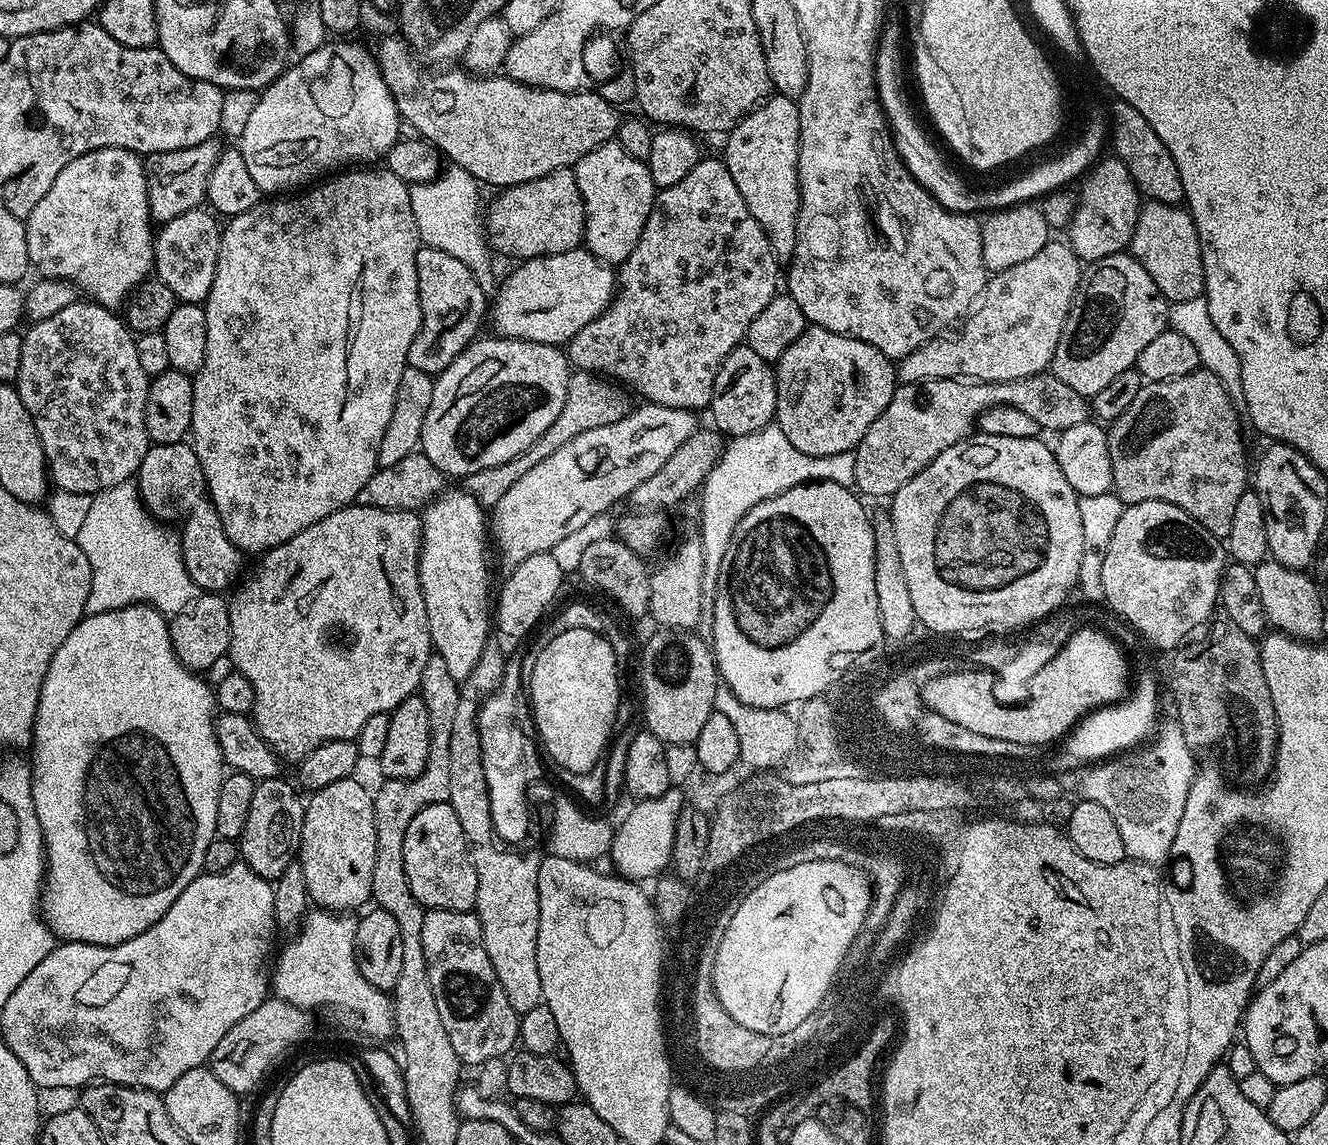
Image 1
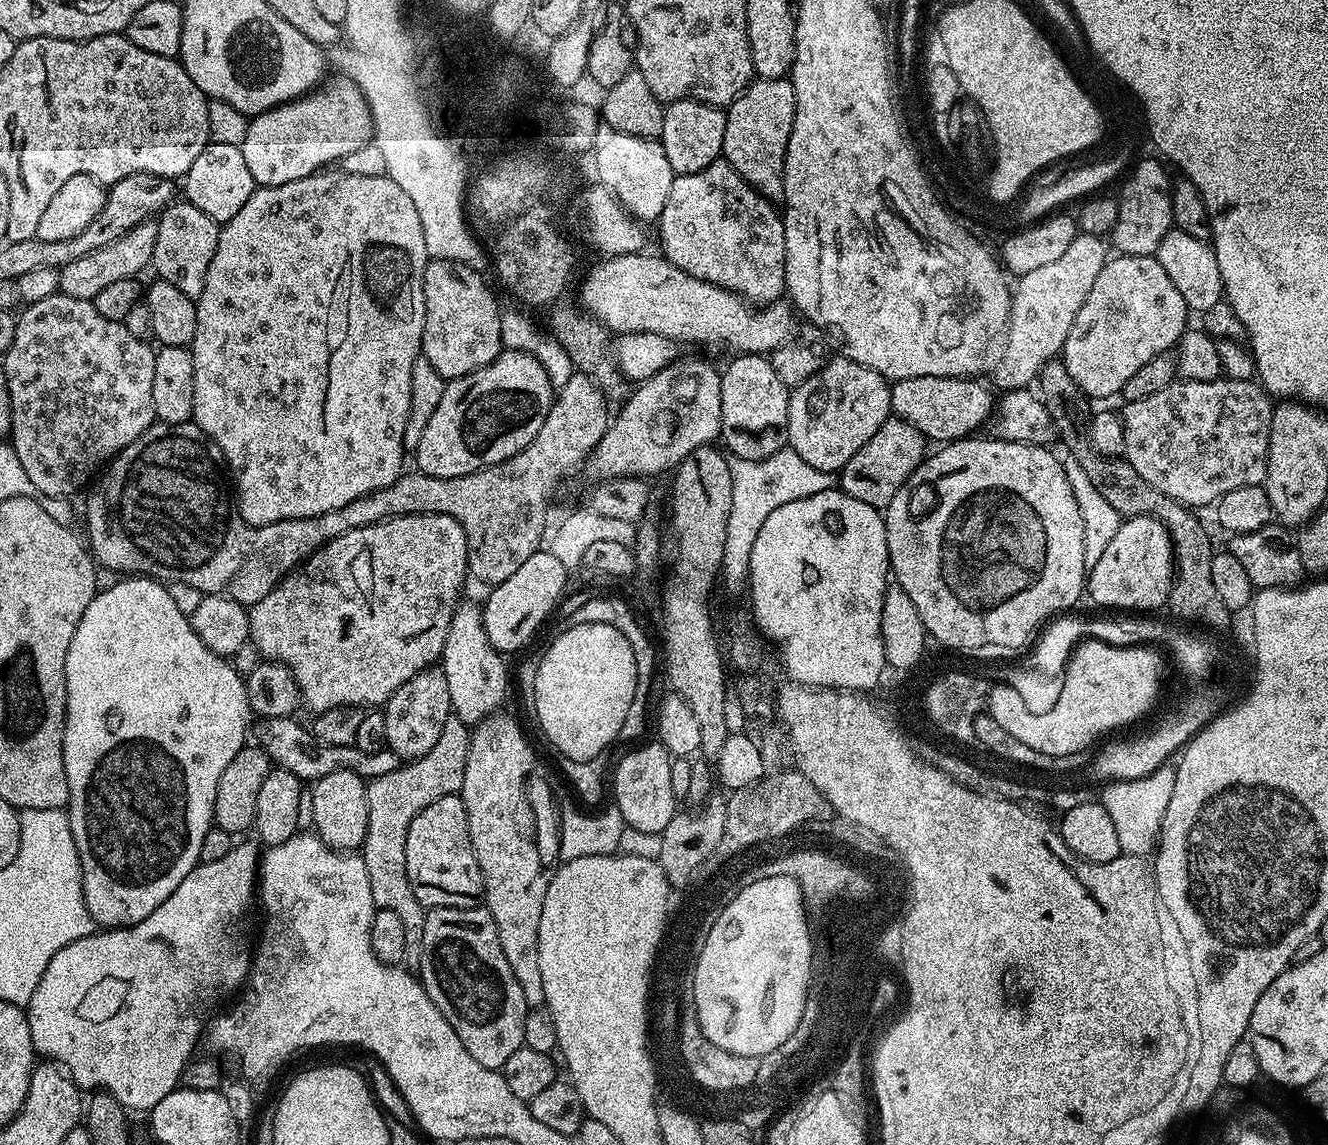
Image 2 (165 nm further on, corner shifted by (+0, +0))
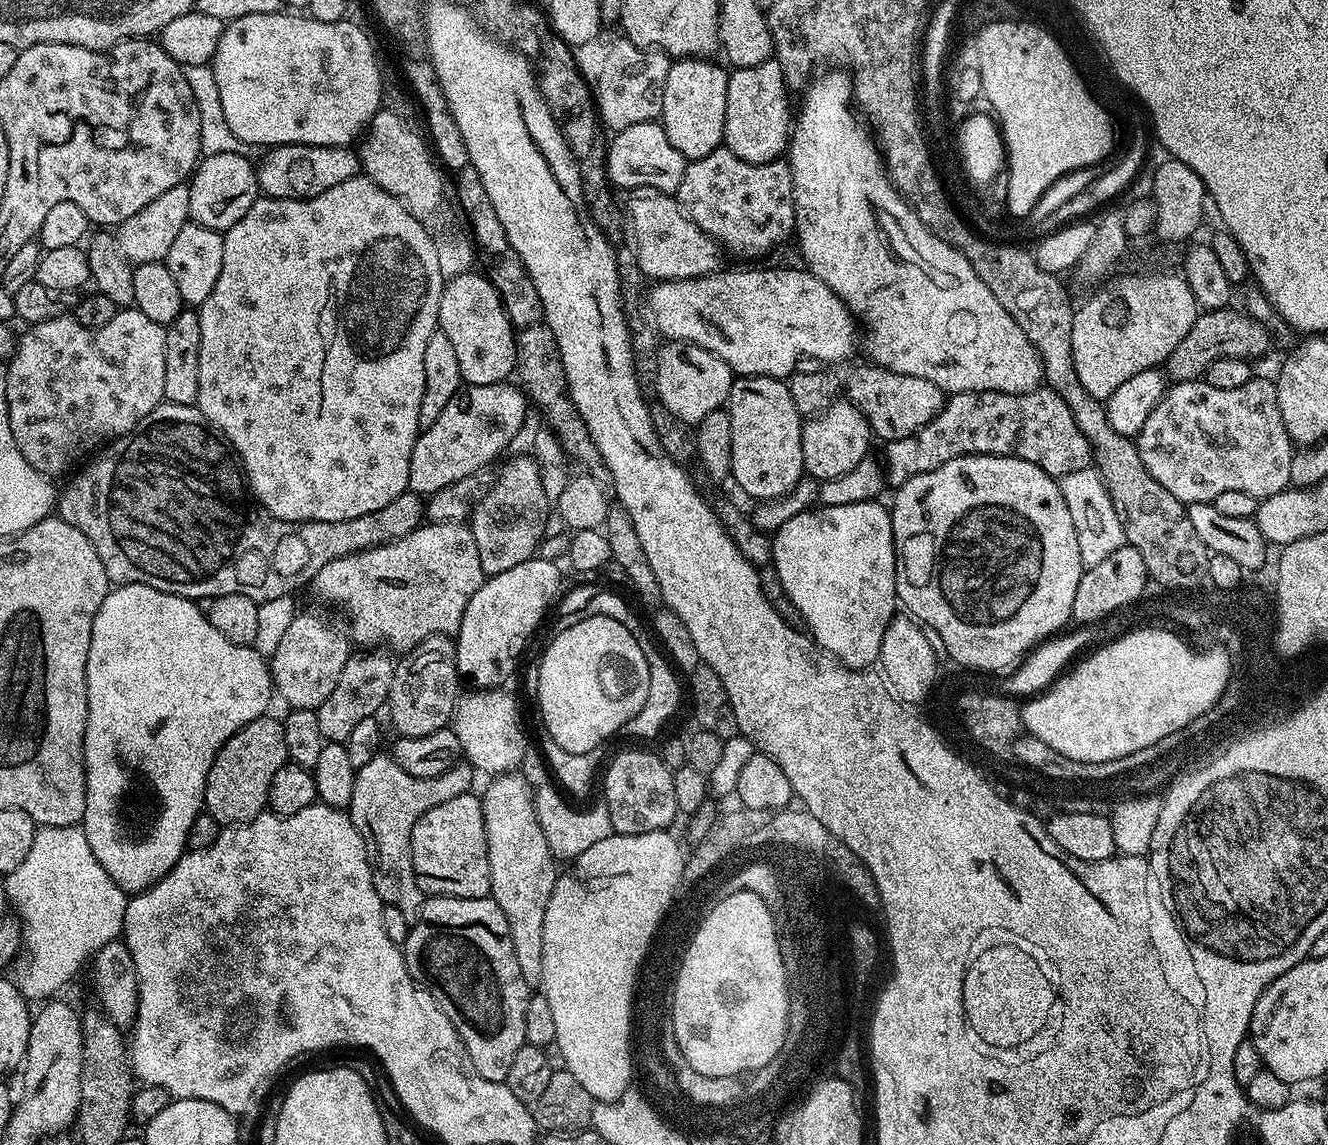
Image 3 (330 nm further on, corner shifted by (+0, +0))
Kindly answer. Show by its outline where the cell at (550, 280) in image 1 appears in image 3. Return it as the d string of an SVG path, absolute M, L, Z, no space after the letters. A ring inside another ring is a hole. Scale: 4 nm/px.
M744 266L741 272L727 272L721 270L711 272L708 276L698 278L686 278L685 280L662 280L651 285L648 292L648 308L650 319L655 331L664 335L665 341L684 340L687 344L697 344L706 350L710 350L718 358L722 358L731 367L736 376L775 376L777 378L787 378L797 371L800 359L805 356L808 362L828 362L824 360L844 360L852 352L852 347L858 344L858 324L854 319L852 311L840 301L838 294L830 290L814 273L805 270L803 267L797 268L752 268L756 266Z

